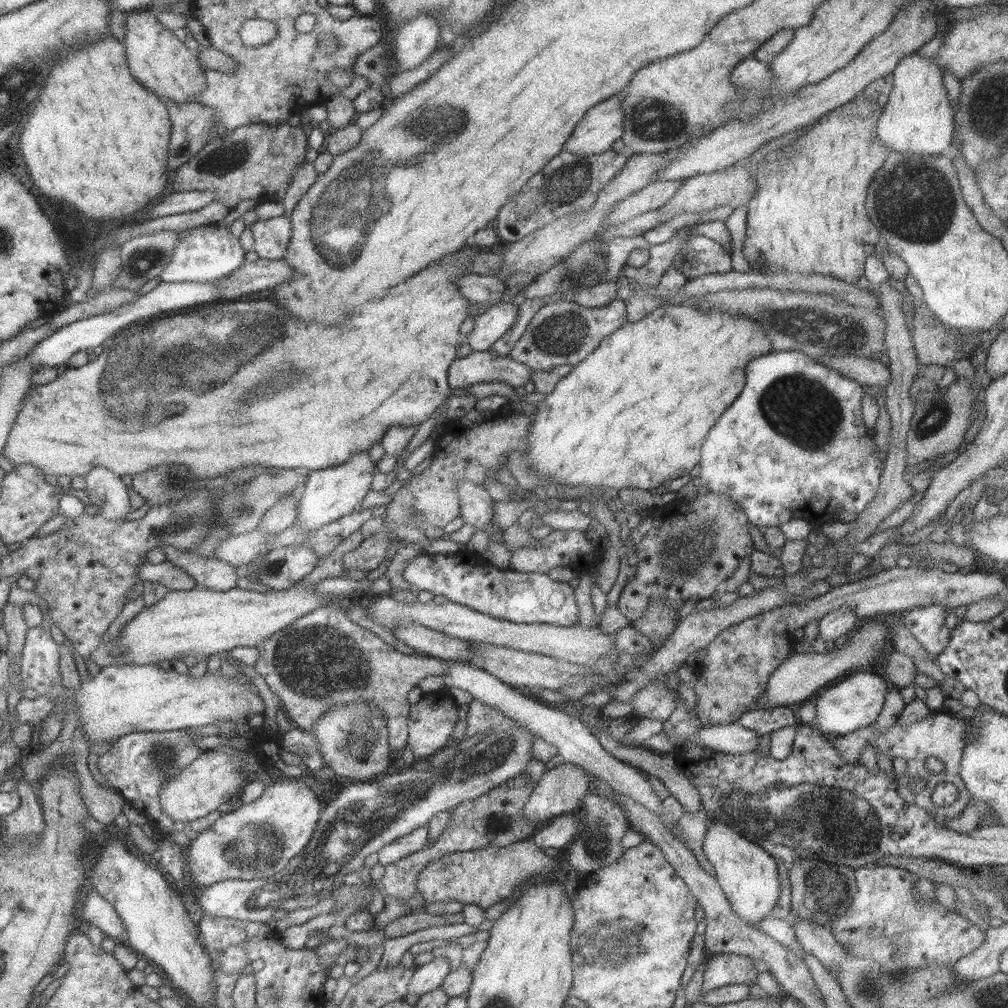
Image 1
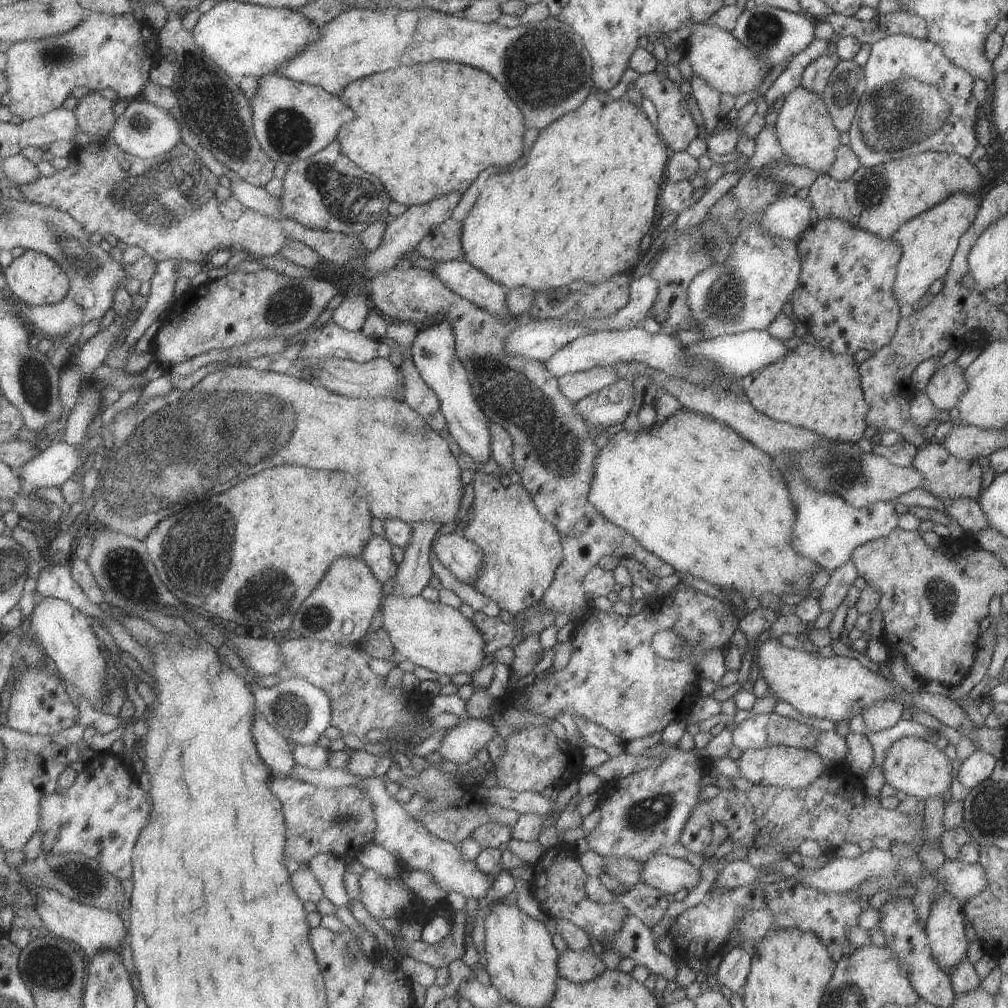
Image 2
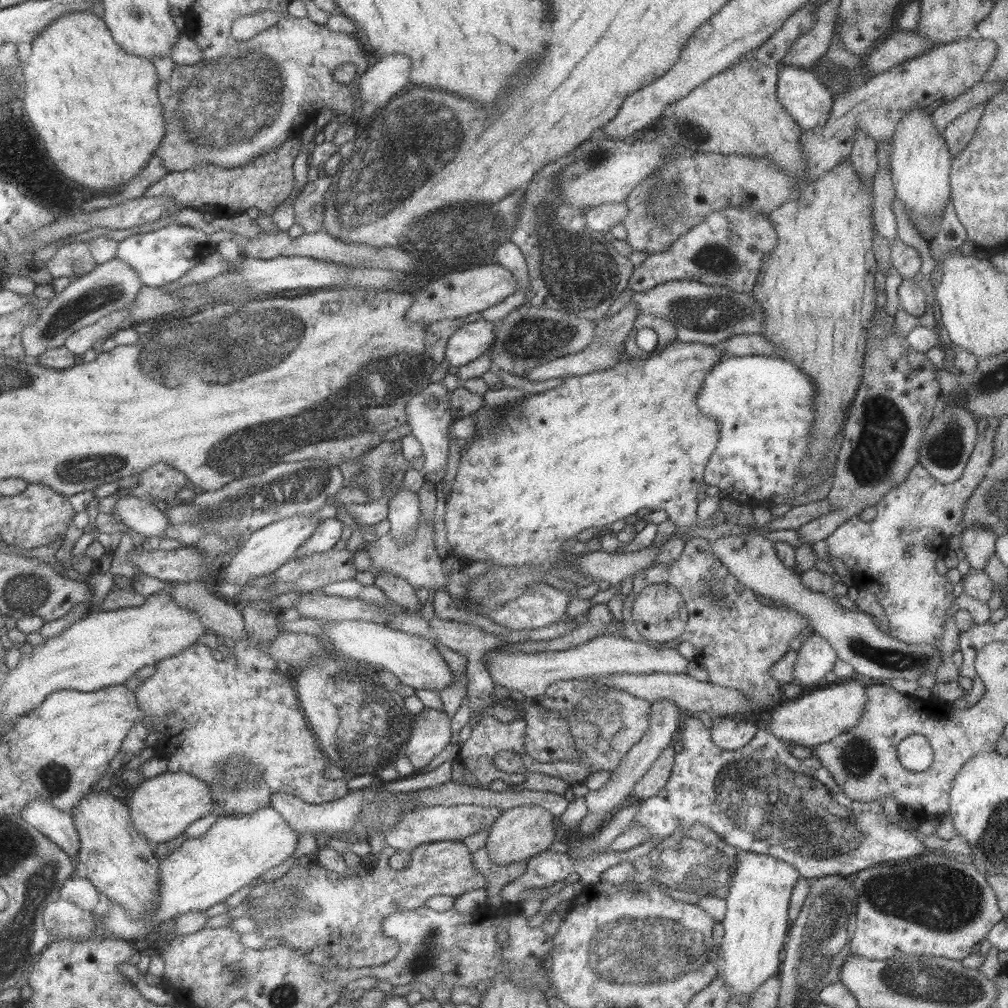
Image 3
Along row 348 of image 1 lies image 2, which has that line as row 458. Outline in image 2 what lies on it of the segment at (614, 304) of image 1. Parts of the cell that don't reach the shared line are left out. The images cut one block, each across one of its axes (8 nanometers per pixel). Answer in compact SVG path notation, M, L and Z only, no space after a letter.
M393 266L393 268L390 268L389 270L378 272L377 275L373 275L371 278L369 278L369 288L367 294L370 306L377 310L387 320L402 320L413 324L419 323L422 324L422 327L430 325L431 323L437 323L438 320L449 321L454 334L455 352L457 358L461 361L463 368L466 370L467 380L469 381L469 386L472 390L473 400L475 400L477 406L482 410L482 413L487 417L489 422L497 423L511 437L511 456L513 461L512 472L517 472L517 474L519 474L519 484L531 497L537 512L547 522L549 522L550 525L555 527L555 530L557 531L557 534L560 538L559 544L561 545L562 559L556 566L551 584L545 589L545 592L541 595L541 598L535 603L542 612L553 613L554 615L564 612L574 624L582 621L582 618L586 615L586 612L589 610L589 606L591 604L591 602L589 602L587 599L584 590L582 589L583 577L585 574L587 574L587 572L589 572L589 570L591 570L591 568L597 565L598 560L605 555L611 555L617 557L618 559L621 557L635 558L639 564L645 566L645 568L651 572L653 576L657 576L658 578L662 576L669 576L669 574L674 573L674 568L671 568L671 566L669 566L666 562L663 562L660 558L657 558L657 555L645 550L626 530L615 526L612 522L609 522L606 518L603 518L601 513L587 500L587 493L592 479L594 460L596 458L596 452L598 451L598 448L595 447L593 443L592 430L587 428L586 424L583 422L583 419L576 413L576 409L572 405L573 403L569 402L569 400L567 400L567 398L561 394L561 391L558 387L558 380L542 368L544 364L543 361L524 359L519 355L508 355L504 351L504 340L507 338L507 335L518 326L518 324L513 319L506 319L505 317L500 317L499 315L495 316L494 314L488 313L484 308L481 308L480 306L465 300L465 298L460 297L452 290L449 290L446 286L443 286L443 284L438 281L438 278L433 276L433 273L427 269L409 267L406 270L402 270L399 268L399 266Z

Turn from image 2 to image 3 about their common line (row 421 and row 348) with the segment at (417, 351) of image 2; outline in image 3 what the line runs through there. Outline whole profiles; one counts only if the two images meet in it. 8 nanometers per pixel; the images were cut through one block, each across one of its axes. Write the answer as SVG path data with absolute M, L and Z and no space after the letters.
M483 318L463 325L451 333L444 357L450 366L463 366L485 353L493 343L494 323Z

